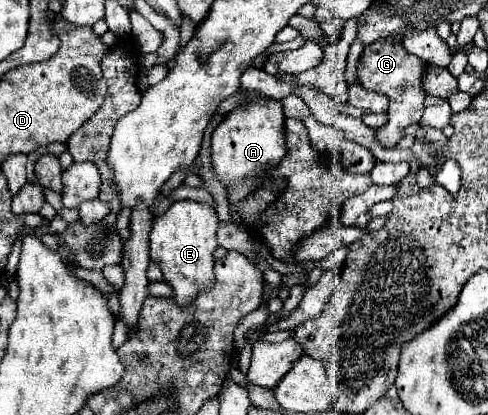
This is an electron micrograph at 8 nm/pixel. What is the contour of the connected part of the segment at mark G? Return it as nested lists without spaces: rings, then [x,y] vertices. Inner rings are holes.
[[[386,38],[382,42],[374,42],[366,46],[366,50],[360,56],[360,68],[358,68],[358,80],[366,90],[374,90],[380,94],[386,94],[390,98],[388,108],[388,122],[376,130],[376,140],[384,148],[394,148],[396,142],[402,136],[402,130],[410,124],[418,124],[420,116],[424,112],[424,90],[420,86],[420,74],[426,68],[426,62],[420,60],[414,54],[408,54],[402,44],[394,42],[394,38]]]

